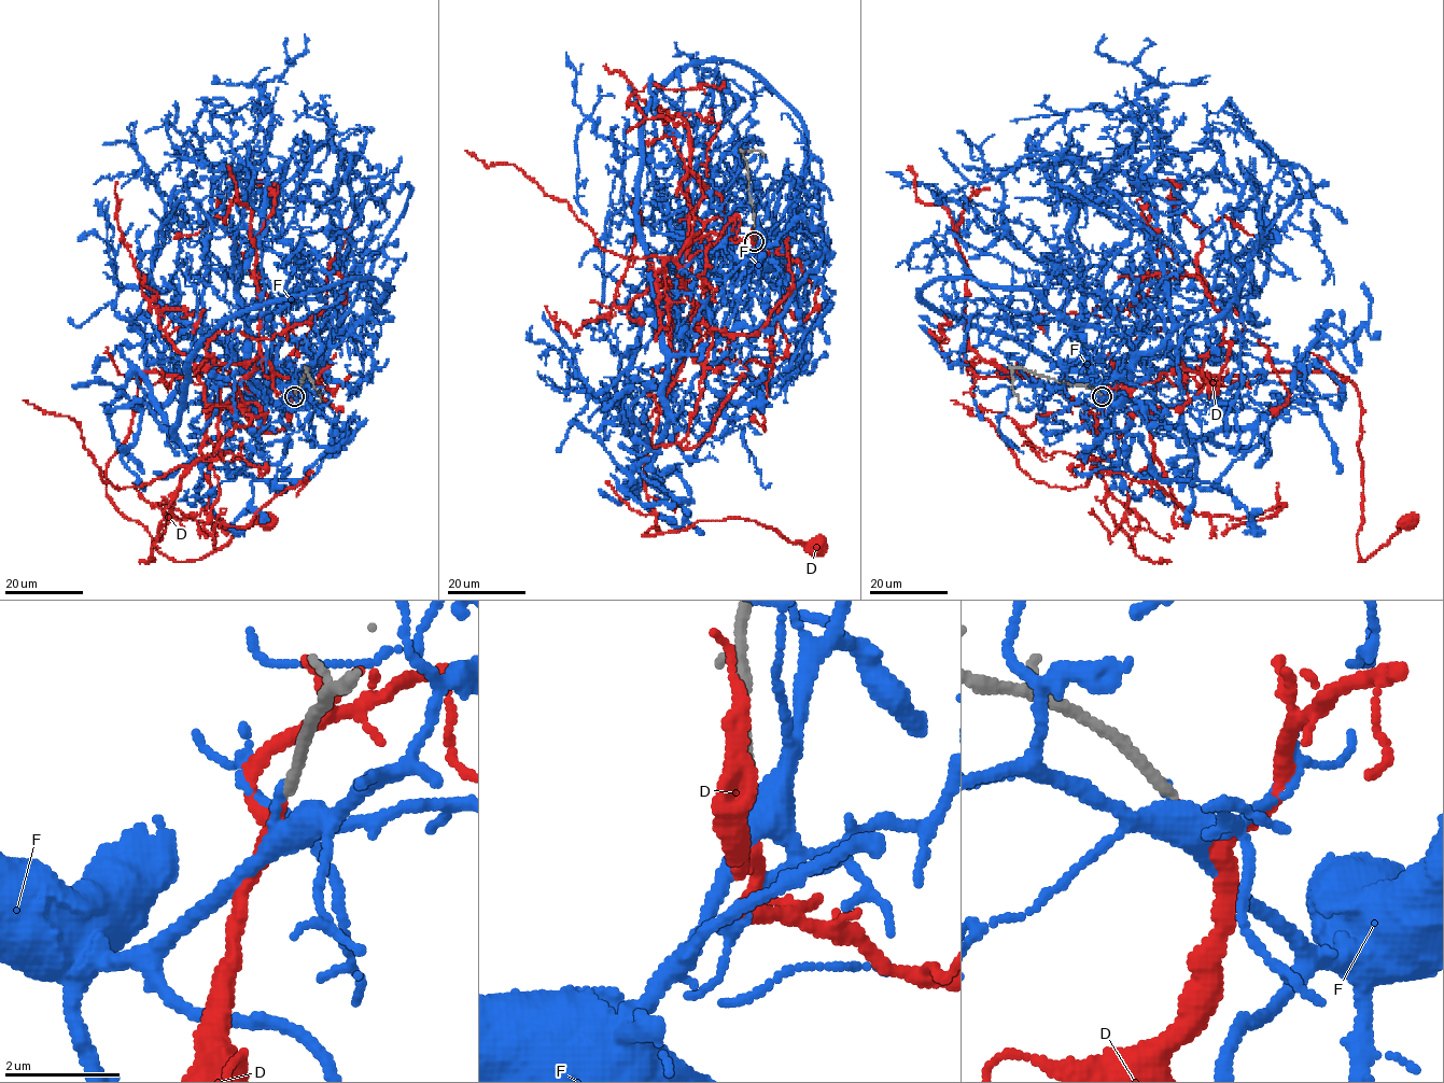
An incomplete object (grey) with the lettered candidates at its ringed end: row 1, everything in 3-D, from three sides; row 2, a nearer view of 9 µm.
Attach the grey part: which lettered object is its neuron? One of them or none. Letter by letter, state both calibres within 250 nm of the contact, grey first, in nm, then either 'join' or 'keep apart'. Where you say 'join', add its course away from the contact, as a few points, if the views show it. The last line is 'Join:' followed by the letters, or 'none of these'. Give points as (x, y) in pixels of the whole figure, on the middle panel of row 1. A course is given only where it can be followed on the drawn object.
D: 190/200 nm | join | via (755, 241), (690, 245), (701, 352), (661, 403), (643, 535), (732, 517), (816, 544)
F: 200/200 nm | keep apart
Join: D

